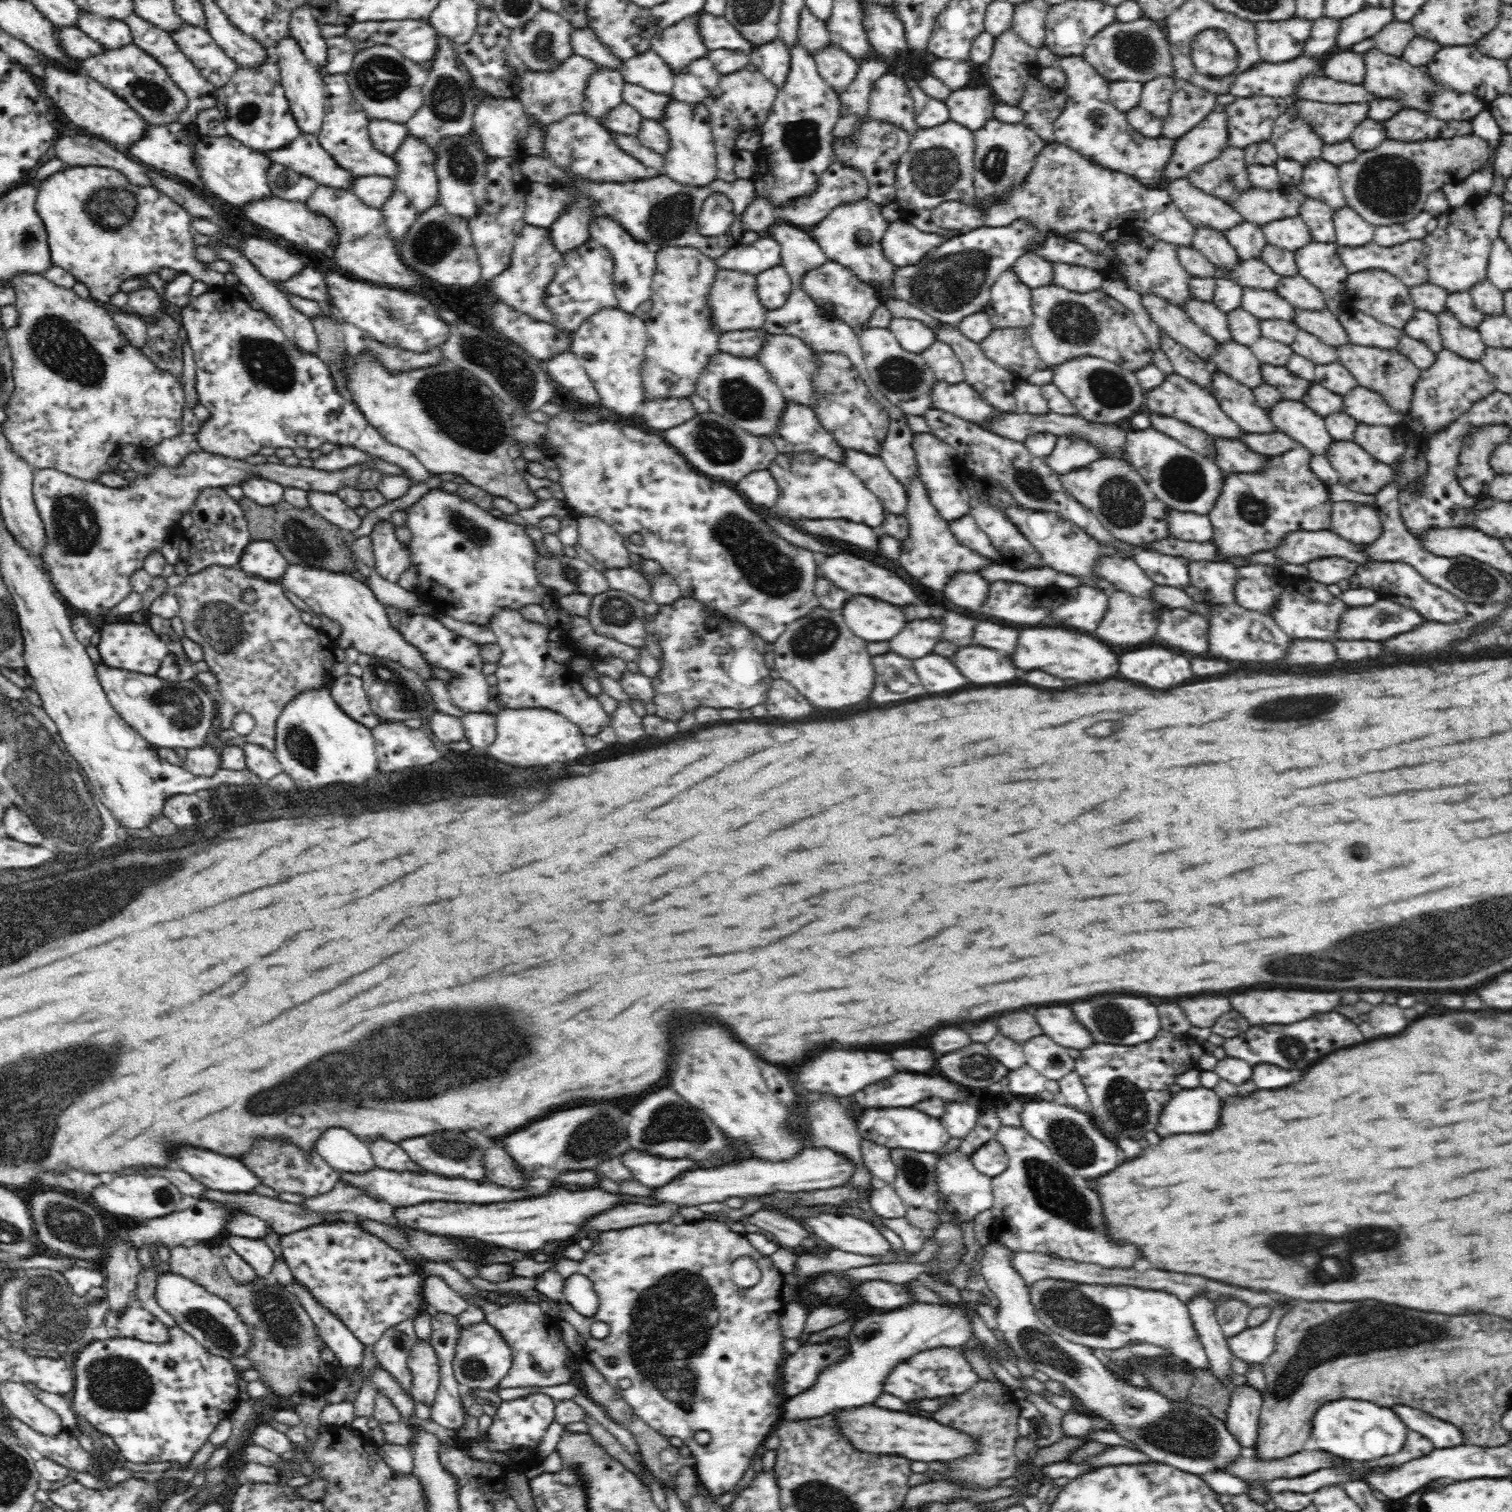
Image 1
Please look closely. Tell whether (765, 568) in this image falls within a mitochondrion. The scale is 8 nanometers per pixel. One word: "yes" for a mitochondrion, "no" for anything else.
yes

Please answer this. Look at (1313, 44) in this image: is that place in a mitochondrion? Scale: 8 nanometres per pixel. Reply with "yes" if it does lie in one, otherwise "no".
no

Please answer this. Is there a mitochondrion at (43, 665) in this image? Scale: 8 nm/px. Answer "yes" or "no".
no

